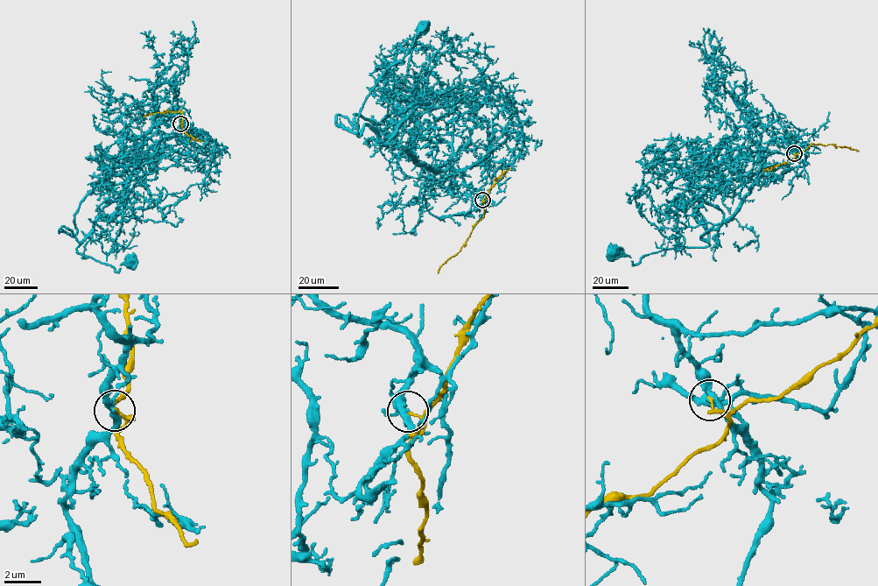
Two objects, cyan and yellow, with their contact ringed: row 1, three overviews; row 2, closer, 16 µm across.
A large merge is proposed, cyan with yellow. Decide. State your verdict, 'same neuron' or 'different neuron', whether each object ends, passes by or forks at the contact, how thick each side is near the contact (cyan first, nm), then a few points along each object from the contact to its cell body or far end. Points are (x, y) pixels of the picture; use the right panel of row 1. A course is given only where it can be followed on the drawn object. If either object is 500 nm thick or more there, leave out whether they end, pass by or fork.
different neuron; cyan forks there; yellow passes by; 260 nm thick on the cyan side, 90 nm on the other; cyan runs (793, 152), (783, 137), (769, 142), (740, 210), (702, 236), (708, 245), (660, 250), (634, 264), (613, 251); yellow runs (793, 152), (801, 152), (812, 144), (833, 144), (859, 151)

